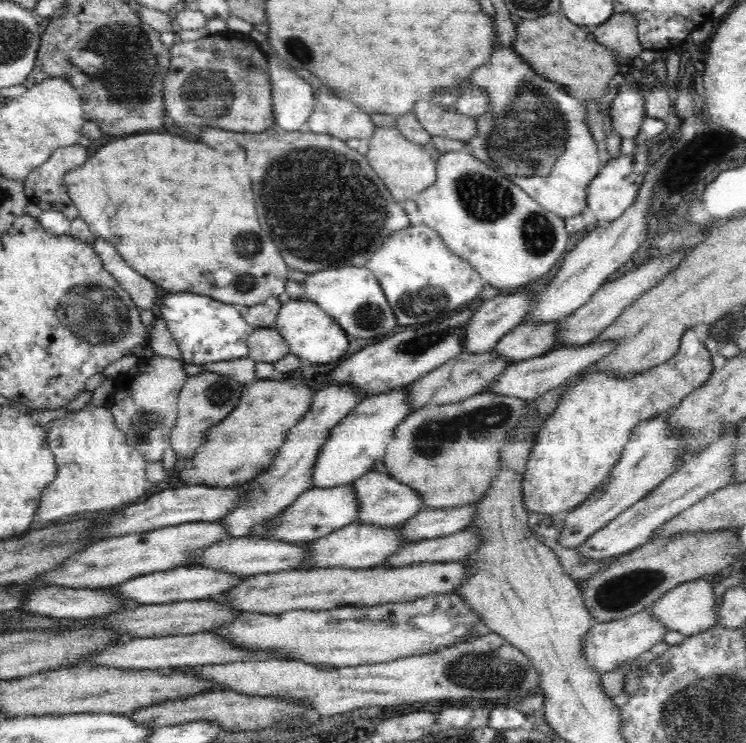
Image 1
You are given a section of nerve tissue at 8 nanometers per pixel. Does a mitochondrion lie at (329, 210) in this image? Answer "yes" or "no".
yes

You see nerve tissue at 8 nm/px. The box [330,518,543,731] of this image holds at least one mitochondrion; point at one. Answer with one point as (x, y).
(481, 670)

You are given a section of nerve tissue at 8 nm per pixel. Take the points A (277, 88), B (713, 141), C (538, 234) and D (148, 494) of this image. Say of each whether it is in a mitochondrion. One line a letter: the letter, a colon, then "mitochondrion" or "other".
A: other
B: other
C: mitochondrion
D: other

